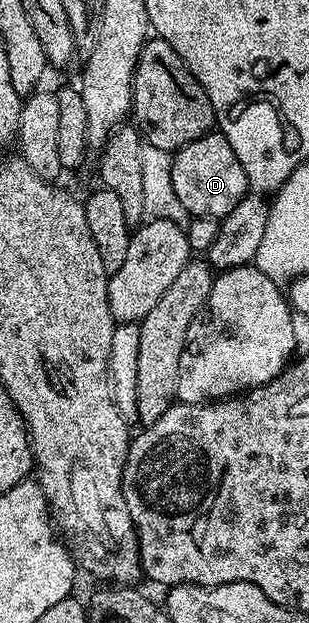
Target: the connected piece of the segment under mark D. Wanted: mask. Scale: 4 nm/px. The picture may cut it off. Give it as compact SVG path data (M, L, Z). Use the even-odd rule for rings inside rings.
M218 131L206 133L201 139L193 139L193 143L174 150L171 174L179 208L191 217L225 218L249 192L245 167L241 167L237 151L229 147L229 139Z

